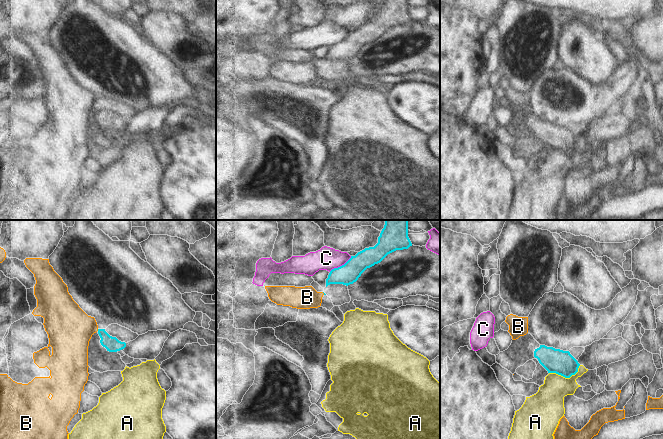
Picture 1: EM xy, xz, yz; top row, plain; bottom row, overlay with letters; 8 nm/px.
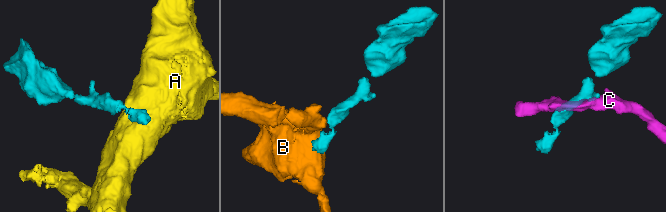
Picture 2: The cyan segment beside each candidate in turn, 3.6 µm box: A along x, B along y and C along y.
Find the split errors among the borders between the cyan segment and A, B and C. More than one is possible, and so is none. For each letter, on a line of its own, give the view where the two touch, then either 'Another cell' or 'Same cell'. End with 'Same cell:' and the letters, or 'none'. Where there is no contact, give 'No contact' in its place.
A: Touches cyan in yz. Another cell
B: Touches cyan in xz. Another cell
C: Touches cyan in xz. Another cell
Same cell: none.

